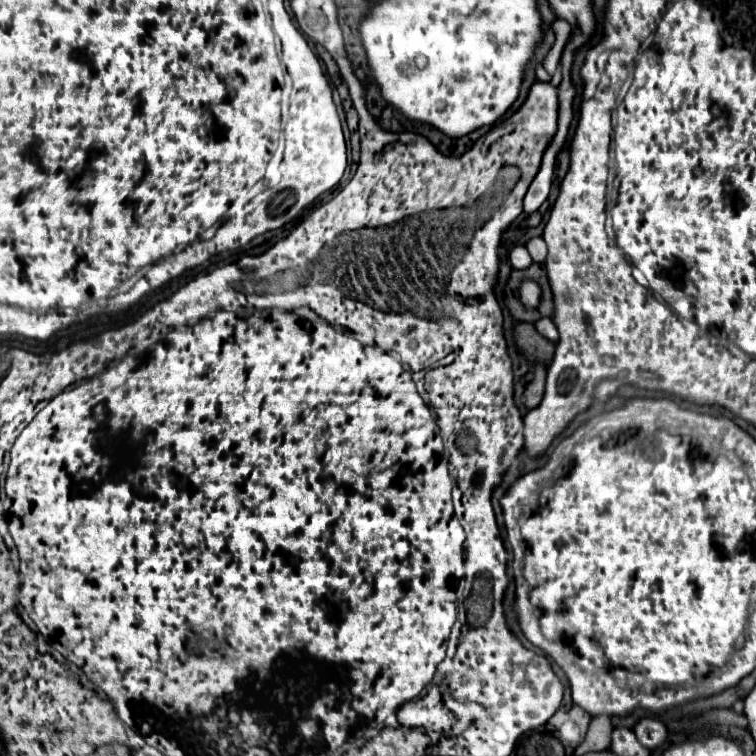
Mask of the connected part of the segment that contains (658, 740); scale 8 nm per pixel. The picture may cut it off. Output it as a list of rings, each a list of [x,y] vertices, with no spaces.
[[[651,716],[641,718],[641,720],[635,724],[633,730],[635,730],[639,742],[641,742],[645,748],[649,748],[649,750],[661,746],[661,744],[665,742],[665,738],[667,738],[667,728],[665,728],[665,724],[663,724],[661,720],[651,718]]]

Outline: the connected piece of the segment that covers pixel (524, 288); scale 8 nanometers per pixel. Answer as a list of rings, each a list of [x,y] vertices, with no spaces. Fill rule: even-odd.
[[[527,278],[519,286],[519,300],[525,308],[537,308],[541,302],[541,286],[539,282]]]

